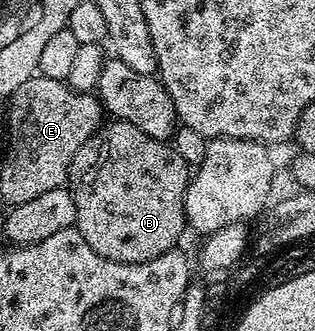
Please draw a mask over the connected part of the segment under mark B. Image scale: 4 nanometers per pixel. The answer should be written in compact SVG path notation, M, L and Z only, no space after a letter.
M112 119L105 122L88 138L86 145L82 145L82 149L78 149L78 153L74 153L74 161L70 161L66 186L74 197L76 231L82 233L86 245L90 245L90 249L94 249L94 253L98 253L110 261L118 261L119 263L145 263L146 261L154 261L154 257L162 257L166 252L173 250L179 244L176 242L179 241L180 234L186 231L184 198L186 197L189 178L189 165L186 161L182 161L182 157L178 157L178 153L172 147L171 142L150 137L148 134L142 133L142 129L138 129L121 119Z

